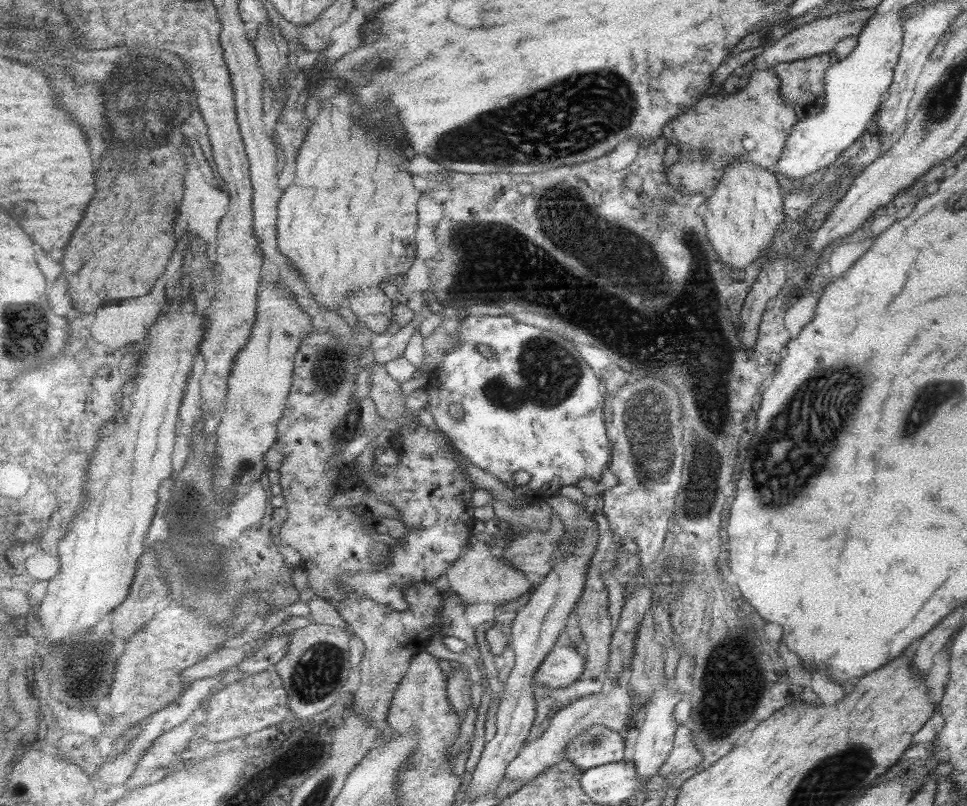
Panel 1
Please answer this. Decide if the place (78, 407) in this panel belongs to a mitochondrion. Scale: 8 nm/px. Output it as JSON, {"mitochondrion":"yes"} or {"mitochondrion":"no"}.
{"mitochondrion":"no"}

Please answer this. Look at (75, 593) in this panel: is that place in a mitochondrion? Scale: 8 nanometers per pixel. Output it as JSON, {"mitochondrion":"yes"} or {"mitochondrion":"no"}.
{"mitochondrion":"no"}

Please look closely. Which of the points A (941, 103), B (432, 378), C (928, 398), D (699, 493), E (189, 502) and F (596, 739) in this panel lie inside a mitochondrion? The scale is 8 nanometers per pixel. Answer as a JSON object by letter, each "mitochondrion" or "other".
{"A":"mitochondrion","B":"other","C":"mitochondrion","D":"mitochondrion","E":"mitochondrion","F":"mitochondrion"}

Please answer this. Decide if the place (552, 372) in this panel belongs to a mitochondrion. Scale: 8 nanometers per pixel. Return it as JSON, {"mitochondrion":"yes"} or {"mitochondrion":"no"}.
{"mitochondrion":"yes"}

